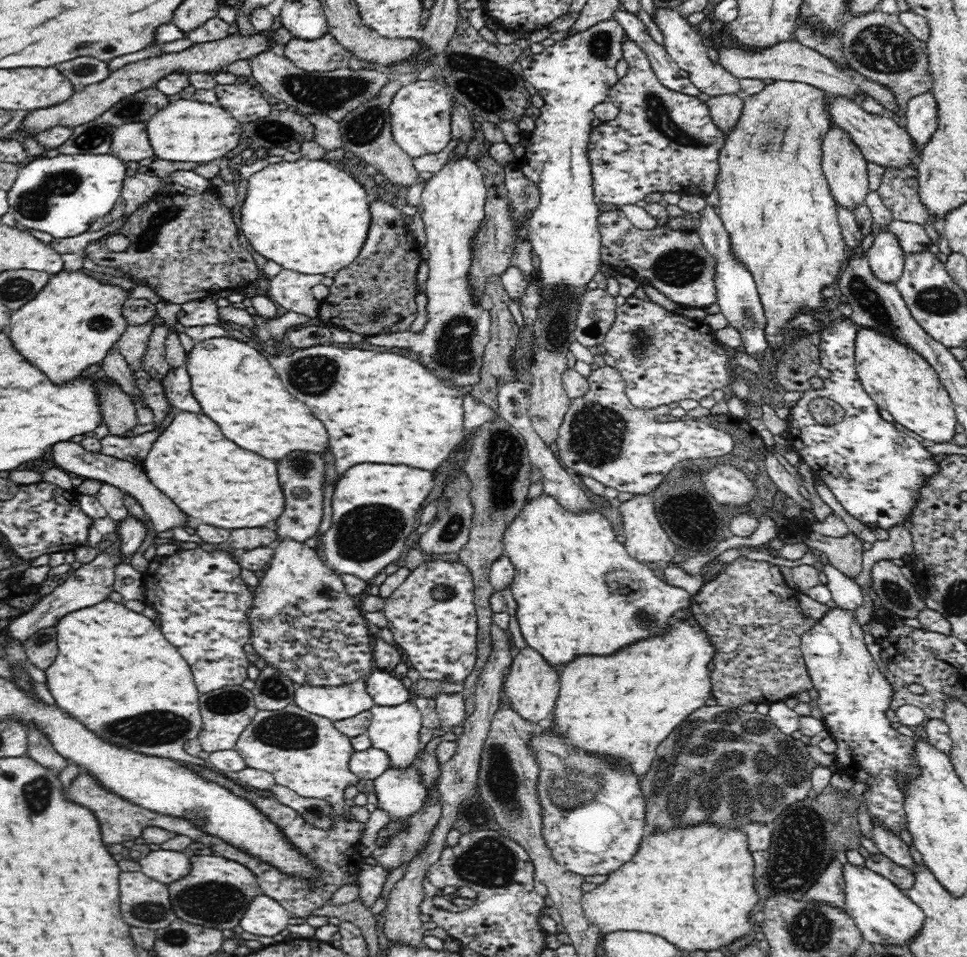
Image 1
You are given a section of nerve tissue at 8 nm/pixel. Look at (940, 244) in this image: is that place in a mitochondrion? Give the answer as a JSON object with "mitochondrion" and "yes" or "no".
{"mitochondrion":"no"}

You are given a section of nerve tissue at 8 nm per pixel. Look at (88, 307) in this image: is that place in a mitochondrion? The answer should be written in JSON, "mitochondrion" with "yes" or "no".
{"mitochondrion":"no"}

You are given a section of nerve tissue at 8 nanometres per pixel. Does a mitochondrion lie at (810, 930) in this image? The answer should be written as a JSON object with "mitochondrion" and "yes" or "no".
{"mitochondrion":"yes"}

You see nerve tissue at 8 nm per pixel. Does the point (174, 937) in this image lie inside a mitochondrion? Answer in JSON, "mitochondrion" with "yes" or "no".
{"mitochondrion":"yes"}

